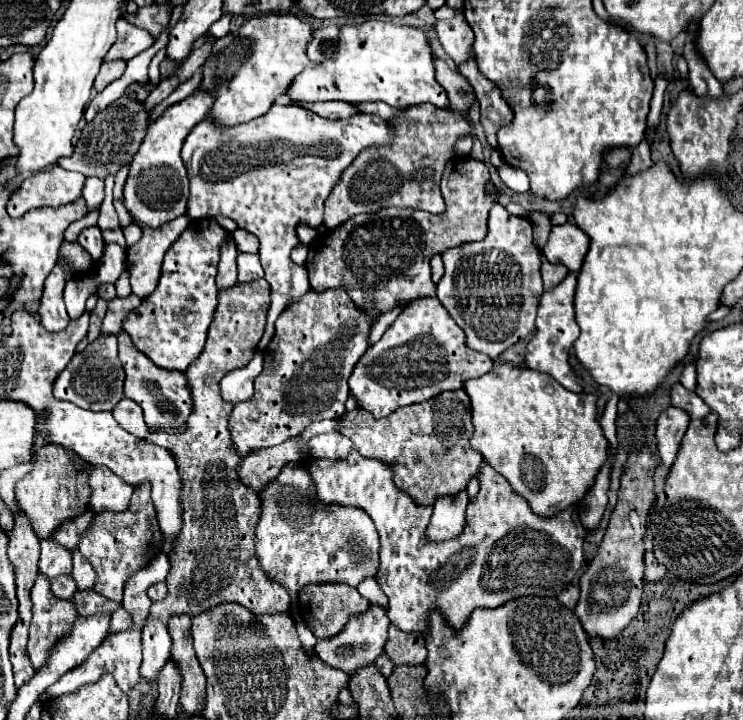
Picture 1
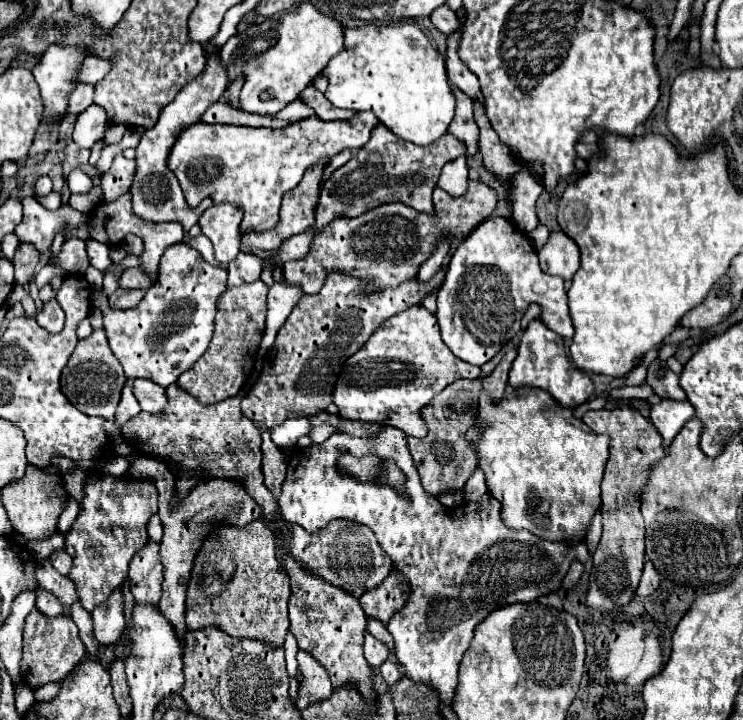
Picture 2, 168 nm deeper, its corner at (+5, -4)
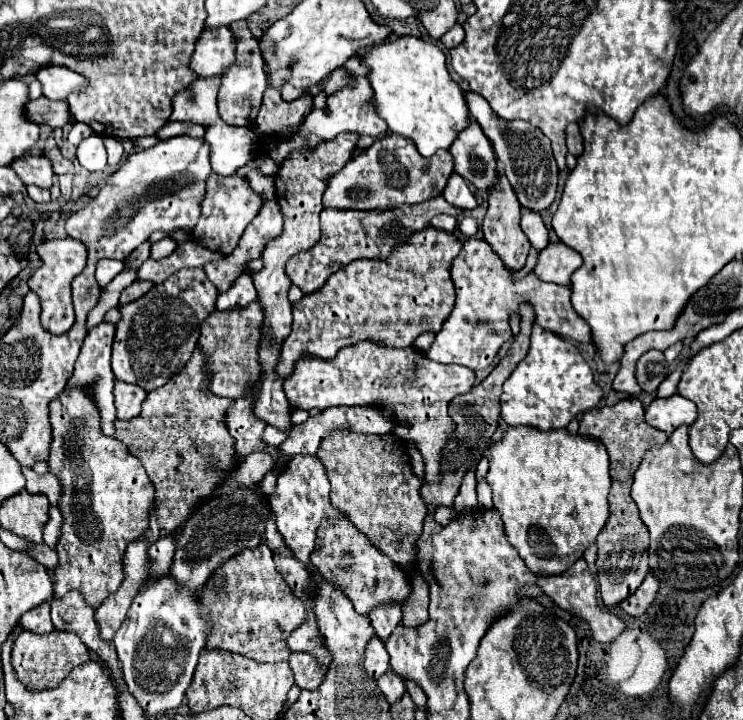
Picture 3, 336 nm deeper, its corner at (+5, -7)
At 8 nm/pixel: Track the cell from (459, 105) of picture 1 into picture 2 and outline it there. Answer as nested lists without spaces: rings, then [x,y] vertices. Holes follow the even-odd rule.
[[[453,87],[453,95],[455,95],[457,105],[455,105],[455,117],[449,125],[449,133],[465,141],[467,155],[473,155],[477,151],[477,137],[479,137],[479,129],[473,119],[473,101],[469,95],[465,95],[457,87]]]

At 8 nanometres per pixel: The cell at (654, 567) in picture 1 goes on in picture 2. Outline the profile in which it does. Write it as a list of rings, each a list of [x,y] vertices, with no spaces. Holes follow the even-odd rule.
[[[647,561],[645,567],[643,567],[641,583],[639,583],[639,587],[637,587],[637,595],[651,595],[657,587],[659,587],[659,573],[657,573],[655,567]]]

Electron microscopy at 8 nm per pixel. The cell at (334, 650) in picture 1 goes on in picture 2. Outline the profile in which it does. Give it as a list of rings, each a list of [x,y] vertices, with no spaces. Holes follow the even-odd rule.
[[[365,631],[365,659],[369,661],[369,665],[379,667],[383,661],[387,661],[387,657],[389,657],[389,649],[369,631]]]

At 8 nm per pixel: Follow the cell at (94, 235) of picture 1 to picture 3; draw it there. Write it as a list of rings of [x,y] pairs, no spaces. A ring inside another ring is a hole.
[[[99,260],[97,262],[97,272],[95,272],[95,278],[97,278],[99,286],[103,288],[105,284],[109,284],[123,268],[125,268],[123,262],[117,262],[117,260]]]

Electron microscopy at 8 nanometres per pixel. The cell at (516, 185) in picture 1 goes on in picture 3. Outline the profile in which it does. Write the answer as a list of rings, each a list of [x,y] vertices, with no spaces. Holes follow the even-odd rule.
[[[521,212],[521,228],[523,228],[531,248],[541,252],[549,244],[547,228],[545,228],[545,224],[543,224],[539,214],[535,214],[535,212]]]

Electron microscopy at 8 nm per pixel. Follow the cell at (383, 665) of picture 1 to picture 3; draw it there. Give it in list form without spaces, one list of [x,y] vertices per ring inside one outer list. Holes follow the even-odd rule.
[[[389,670],[385,676],[381,676],[381,680],[377,680],[377,684],[379,684],[379,690],[385,694],[385,698],[387,698],[389,704],[397,702],[405,694],[403,678],[397,676],[393,670]]]

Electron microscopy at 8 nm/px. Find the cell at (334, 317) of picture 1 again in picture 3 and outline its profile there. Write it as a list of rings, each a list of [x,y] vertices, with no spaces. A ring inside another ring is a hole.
[[[429,226],[409,236],[407,242],[397,244],[391,256],[385,260],[353,260],[345,268],[337,270],[333,276],[329,276],[323,288],[303,296],[303,300],[293,306],[293,330],[283,344],[281,364],[277,372],[281,376],[289,376],[297,358],[305,352],[329,360],[341,348],[357,344],[361,340],[369,340],[387,348],[409,348],[419,334],[439,332],[443,322],[449,318],[455,302],[455,288],[449,276],[449,264],[457,258],[459,250],[461,240],[455,234]]]

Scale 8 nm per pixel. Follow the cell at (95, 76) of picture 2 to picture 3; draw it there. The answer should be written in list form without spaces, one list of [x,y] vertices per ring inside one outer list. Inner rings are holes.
[[[45,66],[35,74],[35,78],[41,82],[43,96],[47,96],[49,100],[67,100],[69,92],[85,88],[81,74],[61,66]]]

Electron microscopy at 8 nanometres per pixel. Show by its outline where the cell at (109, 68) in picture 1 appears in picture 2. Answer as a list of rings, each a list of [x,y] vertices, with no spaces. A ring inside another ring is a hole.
[[[89,83],[77,85],[77,89],[73,91],[73,99],[69,99],[69,115],[79,115],[81,111],[85,111],[93,103],[93,95],[95,85]]]

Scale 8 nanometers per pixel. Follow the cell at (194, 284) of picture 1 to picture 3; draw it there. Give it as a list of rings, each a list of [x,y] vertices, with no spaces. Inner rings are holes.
[[[181,268],[177,276],[171,276],[161,284],[155,284],[139,300],[121,306],[121,320],[117,322],[117,332],[113,342],[113,362],[111,362],[115,378],[137,384],[147,392],[167,384],[169,378],[175,372],[179,372],[191,358],[199,338],[201,324],[205,322],[205,316],[209,316],[209,312],[215,310],[215,300],[217,300],[217,288],[209,284],[203,268]]]

